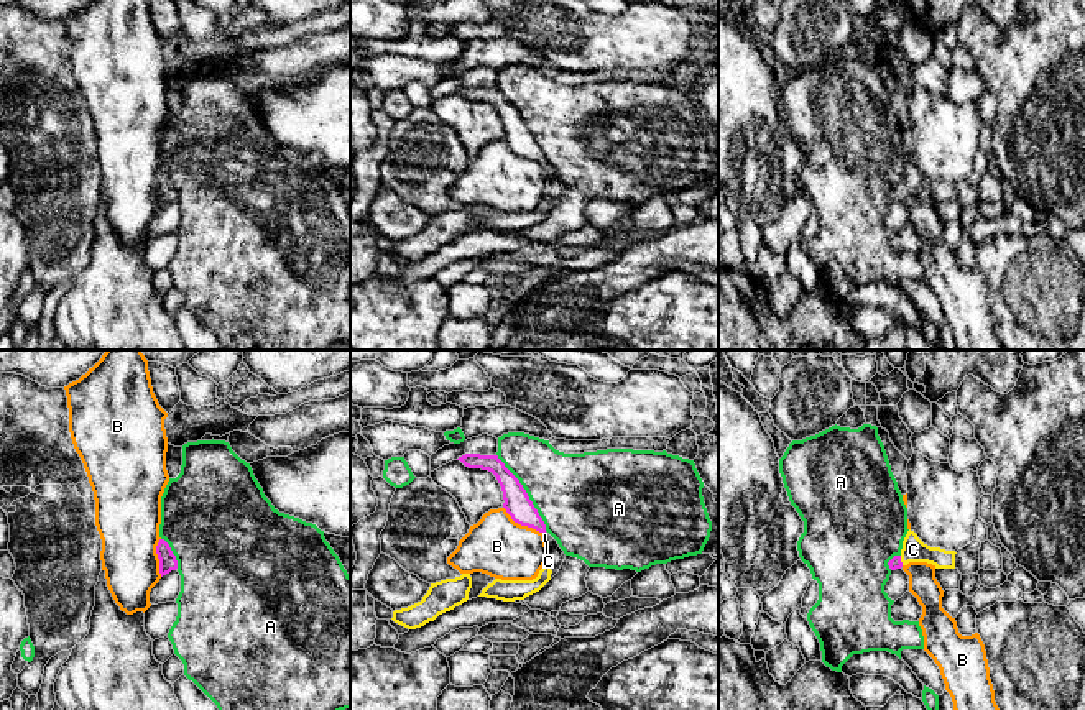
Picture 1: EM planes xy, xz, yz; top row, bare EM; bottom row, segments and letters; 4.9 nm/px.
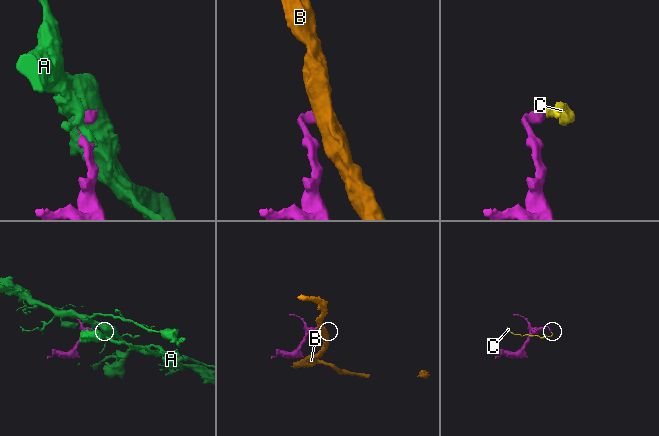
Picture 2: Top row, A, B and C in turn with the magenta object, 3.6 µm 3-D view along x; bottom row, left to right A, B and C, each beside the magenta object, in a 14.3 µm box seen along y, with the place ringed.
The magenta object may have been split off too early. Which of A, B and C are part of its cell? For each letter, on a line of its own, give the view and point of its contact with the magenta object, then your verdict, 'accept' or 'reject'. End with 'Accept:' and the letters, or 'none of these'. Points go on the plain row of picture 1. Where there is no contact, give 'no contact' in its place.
A: meets magenta in xz at (525, 124); reject
B: meets magenta in xz at (521, 156); reject
C: meets magenta in yz at (900, 193); accept
Accept: C

